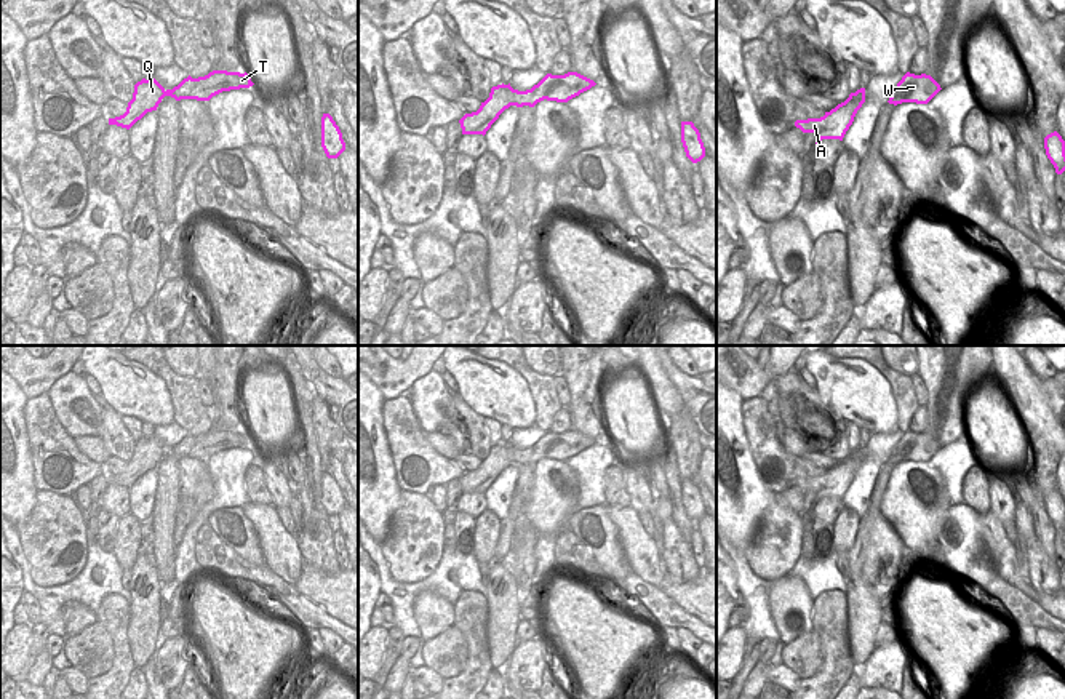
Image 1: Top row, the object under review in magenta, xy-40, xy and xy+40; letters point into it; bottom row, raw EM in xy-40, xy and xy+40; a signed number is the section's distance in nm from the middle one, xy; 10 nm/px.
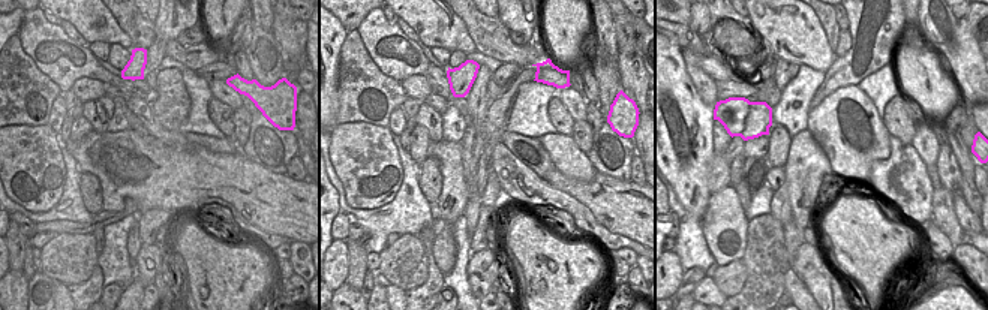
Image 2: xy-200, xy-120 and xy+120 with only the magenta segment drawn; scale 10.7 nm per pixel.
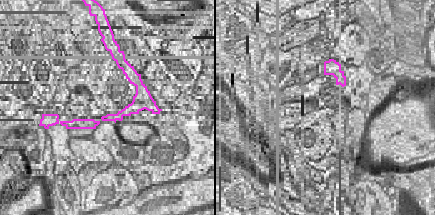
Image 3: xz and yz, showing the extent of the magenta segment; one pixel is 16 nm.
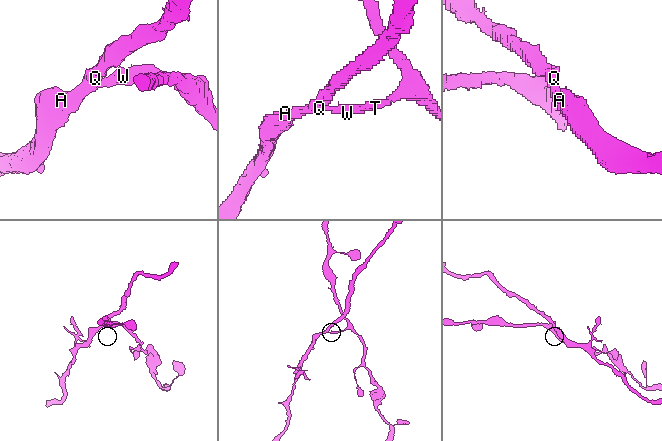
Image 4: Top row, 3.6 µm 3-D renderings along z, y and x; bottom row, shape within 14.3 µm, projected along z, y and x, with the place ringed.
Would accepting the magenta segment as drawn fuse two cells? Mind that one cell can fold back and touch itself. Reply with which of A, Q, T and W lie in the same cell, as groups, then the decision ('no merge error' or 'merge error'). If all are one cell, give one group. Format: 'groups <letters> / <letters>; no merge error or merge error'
groups A Q / T W; merge error

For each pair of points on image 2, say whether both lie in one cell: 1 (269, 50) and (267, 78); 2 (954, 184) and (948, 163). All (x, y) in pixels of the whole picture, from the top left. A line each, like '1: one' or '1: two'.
1: one
2: one

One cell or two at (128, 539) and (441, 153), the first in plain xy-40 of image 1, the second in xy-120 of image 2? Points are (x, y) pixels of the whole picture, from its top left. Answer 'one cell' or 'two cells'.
two cells

